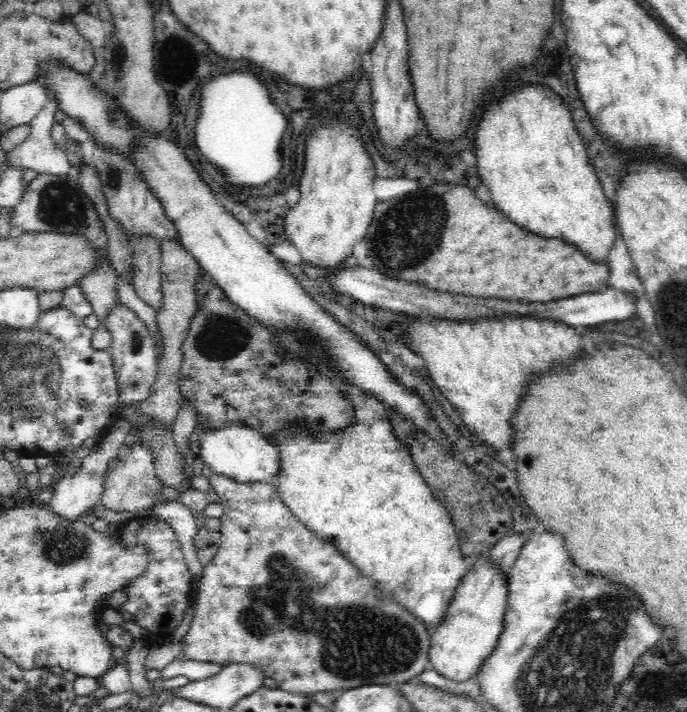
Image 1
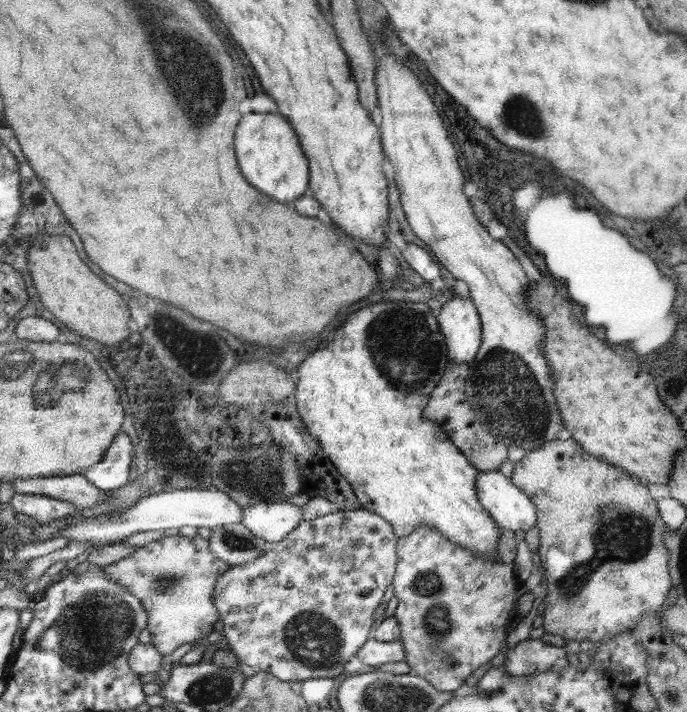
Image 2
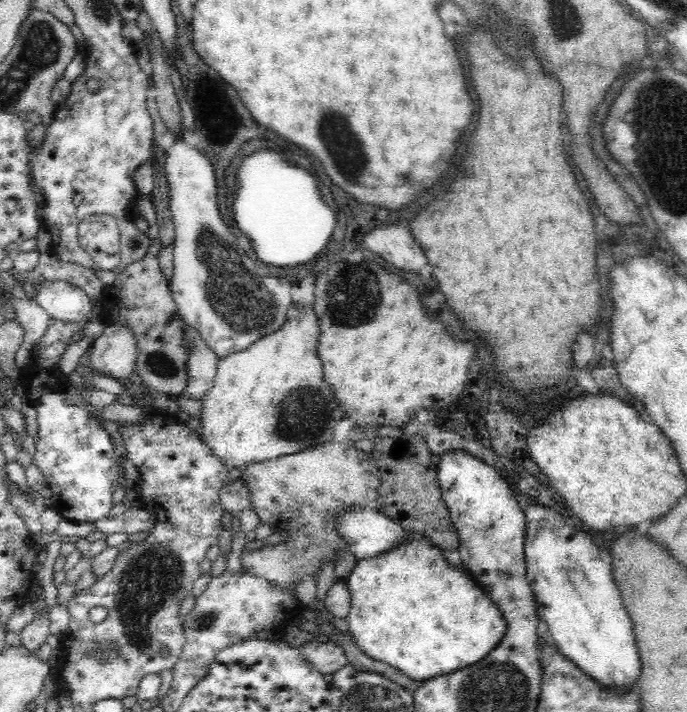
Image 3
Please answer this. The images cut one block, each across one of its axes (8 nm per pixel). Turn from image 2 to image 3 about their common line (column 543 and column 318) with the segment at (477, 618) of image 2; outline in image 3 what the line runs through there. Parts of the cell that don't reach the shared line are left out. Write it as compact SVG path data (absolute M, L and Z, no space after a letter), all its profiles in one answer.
M330 640L325 643L313 642L312 645L302 646L300 652L323 675L335 673L349 663L344 651Z

